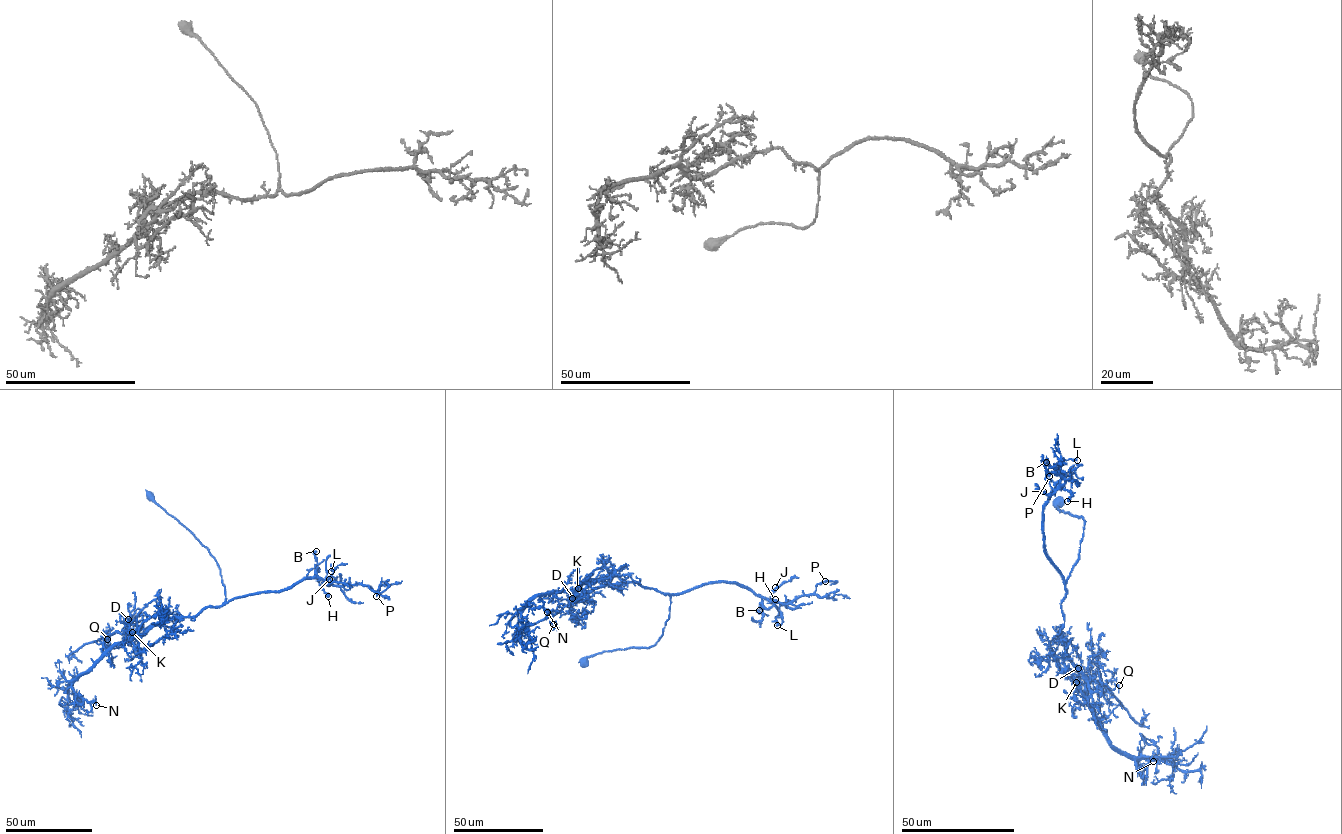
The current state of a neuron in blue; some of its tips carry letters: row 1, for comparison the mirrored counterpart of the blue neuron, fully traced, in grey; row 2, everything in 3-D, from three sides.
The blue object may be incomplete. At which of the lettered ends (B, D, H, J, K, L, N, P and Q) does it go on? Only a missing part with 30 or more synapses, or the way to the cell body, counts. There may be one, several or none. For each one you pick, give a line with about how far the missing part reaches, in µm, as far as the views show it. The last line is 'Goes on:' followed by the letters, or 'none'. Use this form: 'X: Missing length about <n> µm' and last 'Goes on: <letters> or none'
D: Missing length about 15 µm
H: Missing length about 15 µm
Goes on: D, H

